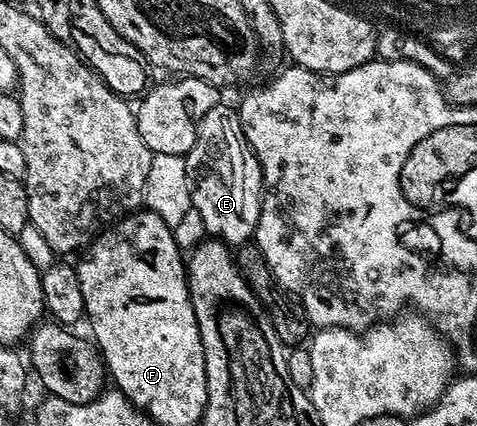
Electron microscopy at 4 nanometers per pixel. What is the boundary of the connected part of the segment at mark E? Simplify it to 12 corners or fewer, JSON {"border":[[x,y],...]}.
{"border":[[235,106],[202,117],[183,156],[211,238],[256,234],[264,174]]}

